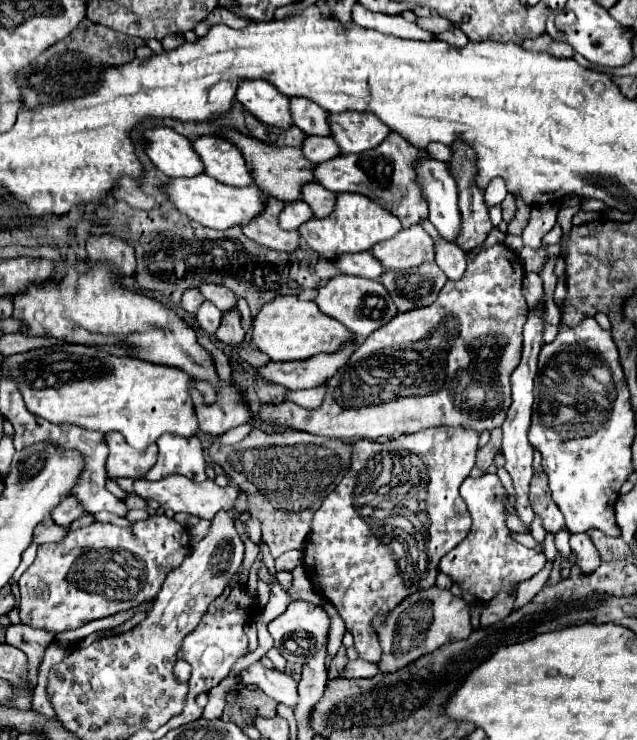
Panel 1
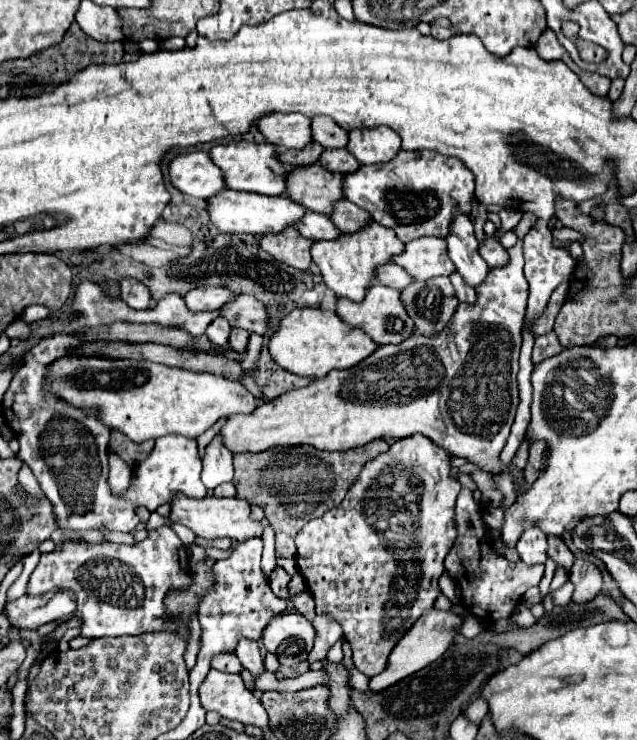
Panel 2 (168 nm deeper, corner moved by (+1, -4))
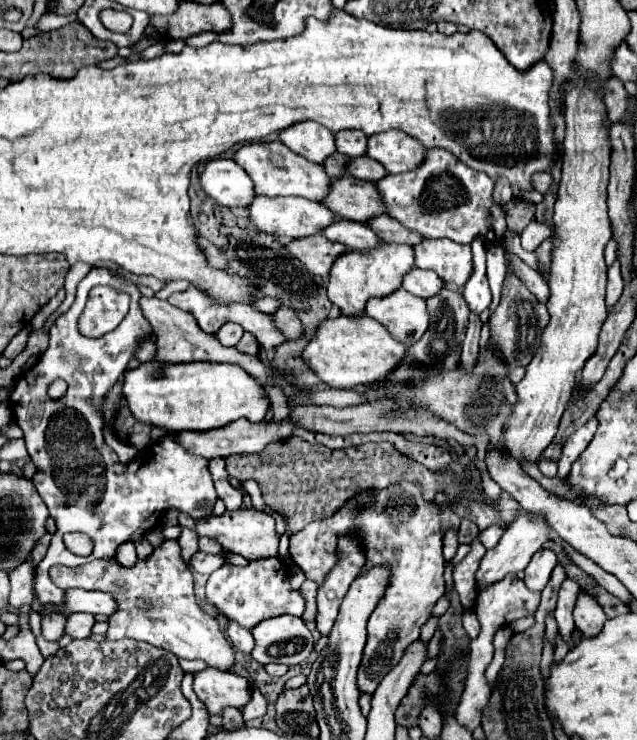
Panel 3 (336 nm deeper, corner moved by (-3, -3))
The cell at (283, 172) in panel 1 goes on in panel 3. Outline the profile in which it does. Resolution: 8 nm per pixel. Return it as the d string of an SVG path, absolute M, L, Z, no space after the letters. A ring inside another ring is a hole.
M342 174L330 184L330 192L322 204L336 216L354 222L366 222L386 212L378 200L378 192L374 192L374 184L350 174Z

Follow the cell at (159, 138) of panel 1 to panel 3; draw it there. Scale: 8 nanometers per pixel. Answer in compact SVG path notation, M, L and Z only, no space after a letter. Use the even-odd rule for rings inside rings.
M212 158L204 162L198 170L198 184L206 196L222 206L246 208L246 204L250 204L256 196L246 172L234 160L226 158Z

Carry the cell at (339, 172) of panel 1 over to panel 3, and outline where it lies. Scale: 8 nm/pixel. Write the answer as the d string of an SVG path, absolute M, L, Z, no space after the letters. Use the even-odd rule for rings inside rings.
M444 148L428 150L416 170L386 174L374 186L386 206L386 214L422 238L450 238L460 244L470 244L474 236L482 236L486 244L492 244L504 236L504 212L492 202L494 182L486 174L458 162Z

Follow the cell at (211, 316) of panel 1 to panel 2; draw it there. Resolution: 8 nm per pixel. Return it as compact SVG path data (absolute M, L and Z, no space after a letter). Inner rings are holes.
M224 317L212 321L206 329L206 337L218 347L228 347L228 335L230 335L230 323Z

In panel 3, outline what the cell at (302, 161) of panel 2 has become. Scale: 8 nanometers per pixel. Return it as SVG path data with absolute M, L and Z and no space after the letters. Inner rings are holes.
M332 154L332 156L328 156L324 162L322 162L322 168L326 170L326 174L334 180L334 178L338 178L338 176L342 176L344 174L344 164L346 164L346 160L348 160L348 156L342 156L342 154Z

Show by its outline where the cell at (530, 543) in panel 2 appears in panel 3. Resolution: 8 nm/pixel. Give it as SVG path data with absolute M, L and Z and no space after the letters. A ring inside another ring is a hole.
M540 548L534 556L532 556L532 560L530 560L530 564L526 566L526 570L524 570L524 582L526 582L526 586L530 588L530 590L542 590L544 586L546 586L546 582L550 580L550 572L552 572L552 568L556 566L556 552L554 550L550 550L550 548Z

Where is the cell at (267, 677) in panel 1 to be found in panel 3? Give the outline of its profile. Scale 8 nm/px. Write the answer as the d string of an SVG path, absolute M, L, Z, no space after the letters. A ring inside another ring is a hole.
M230 622L230 624L228 624L228 636L232 636L232 644L234 644L240 652L250 654L250 652L254 650L254 636L252 636L250 630L246 630L246 628Z

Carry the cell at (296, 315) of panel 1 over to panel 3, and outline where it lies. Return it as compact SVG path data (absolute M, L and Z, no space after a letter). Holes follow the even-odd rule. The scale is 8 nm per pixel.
M344 316L326 318L318 324L312 340L302 350L300 358L306 366L330 388L354 388L370 386L374 380L388 376L390 368L406 356L406 346L394 340L382 324L368 316Z

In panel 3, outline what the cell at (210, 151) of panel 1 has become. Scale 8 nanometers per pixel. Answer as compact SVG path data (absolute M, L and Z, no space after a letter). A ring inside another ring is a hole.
M282 142L244 144L240 150L236 150L234 162L246 170L254 182L254 192L262 196L302 196L314 202L322 202L330 188L330 178L318 164L290 152L290 148L286 148Z

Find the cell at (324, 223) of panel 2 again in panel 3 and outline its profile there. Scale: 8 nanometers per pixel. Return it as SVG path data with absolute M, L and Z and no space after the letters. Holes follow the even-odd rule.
M338 218L330 226L322 228L320 234L326 236L328 240L340 242L346 248L356 248L356 250L372 248L372 246L380 244L380 238L370 228L366 228L366 224L350 222L350 220L342 220L342 218Z

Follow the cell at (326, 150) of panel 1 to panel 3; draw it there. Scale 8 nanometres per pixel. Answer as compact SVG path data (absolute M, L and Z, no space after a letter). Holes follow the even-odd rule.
M360 156L360 158L352 158L346 164L346 172L352 174L354 178L362 178L368 182L380 180L382 176L386 176L386 170L382 168L382 164L378 164L376 160L368 158L368 156Z

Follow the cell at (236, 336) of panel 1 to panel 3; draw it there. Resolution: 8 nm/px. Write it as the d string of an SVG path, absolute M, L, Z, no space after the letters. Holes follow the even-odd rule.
M244 332L244 336L240 338L240 342L236 344L236 348L244 354L258 354L260 352L260 344L254 336L250 336L250 332Z

